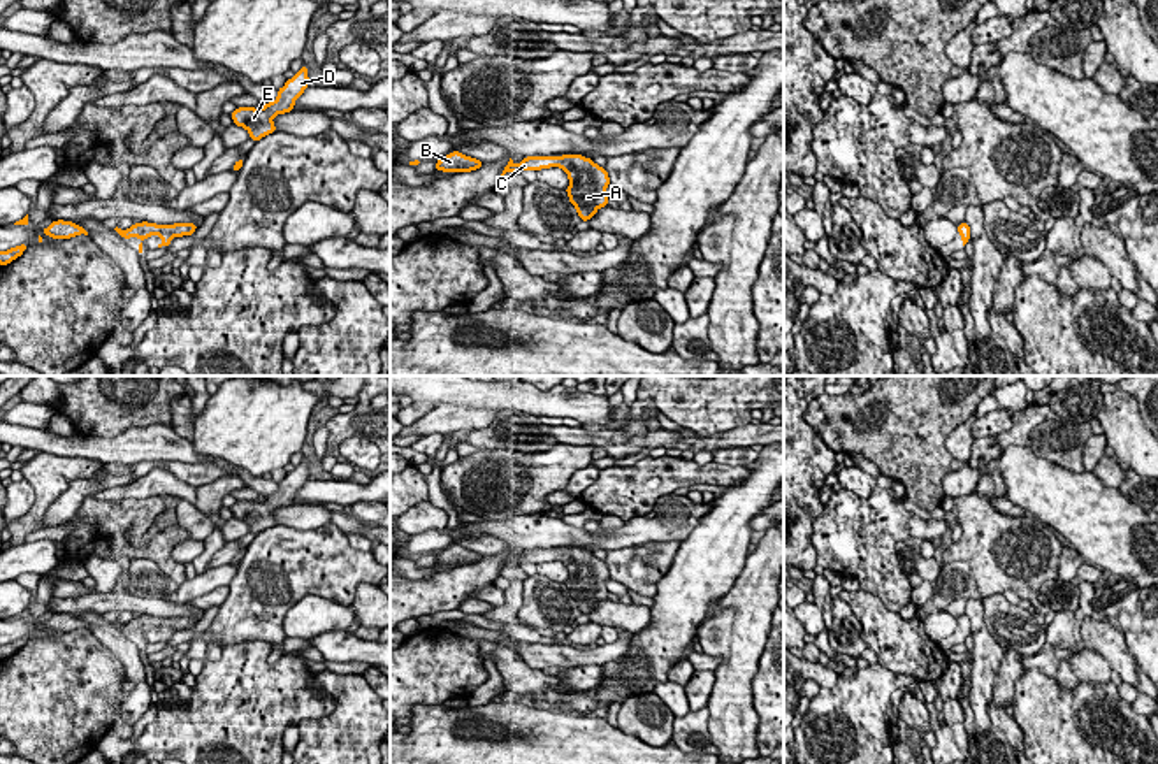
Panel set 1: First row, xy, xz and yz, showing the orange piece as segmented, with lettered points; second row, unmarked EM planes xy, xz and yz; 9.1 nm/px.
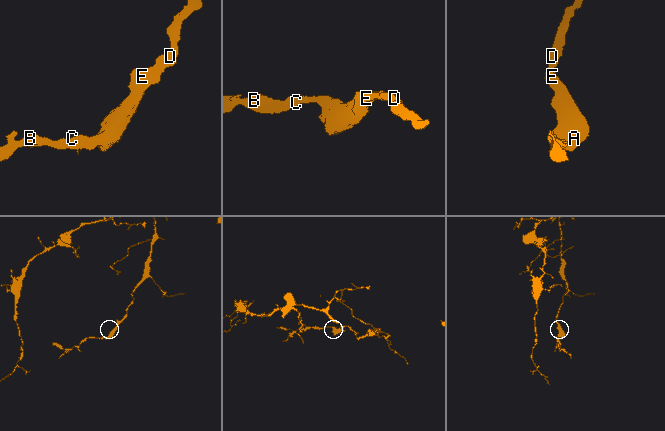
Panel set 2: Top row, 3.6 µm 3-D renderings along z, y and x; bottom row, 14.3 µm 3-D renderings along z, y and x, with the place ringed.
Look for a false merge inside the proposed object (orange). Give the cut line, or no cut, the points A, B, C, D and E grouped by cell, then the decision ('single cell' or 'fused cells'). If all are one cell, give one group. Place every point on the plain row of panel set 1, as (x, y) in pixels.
no cut | A B C D E | single cell

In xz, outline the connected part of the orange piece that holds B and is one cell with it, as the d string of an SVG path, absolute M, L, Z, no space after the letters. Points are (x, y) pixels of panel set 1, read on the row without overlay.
M452 544L436 555L436 564L443 566L471 566L483 559L483 555L466 550L460 544Z

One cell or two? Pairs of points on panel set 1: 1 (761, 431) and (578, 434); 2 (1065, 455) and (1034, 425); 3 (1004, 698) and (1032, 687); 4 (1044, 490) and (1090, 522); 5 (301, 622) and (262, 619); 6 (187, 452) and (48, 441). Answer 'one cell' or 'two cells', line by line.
1: one cell
2: one cell
3: two cells
4: one cell
5: two cells
6: one cell

